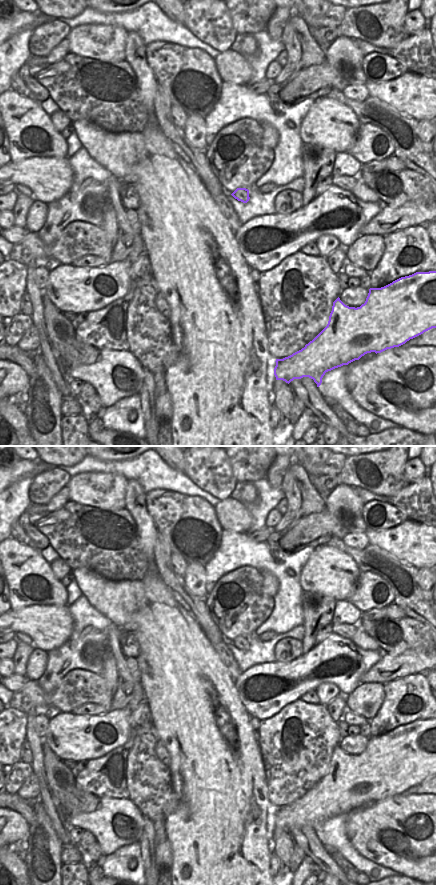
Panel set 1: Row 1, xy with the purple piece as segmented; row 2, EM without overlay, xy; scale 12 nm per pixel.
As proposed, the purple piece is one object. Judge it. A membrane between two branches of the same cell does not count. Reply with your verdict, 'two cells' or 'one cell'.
one cell

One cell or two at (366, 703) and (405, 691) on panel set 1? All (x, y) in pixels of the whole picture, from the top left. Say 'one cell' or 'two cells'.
two cells

